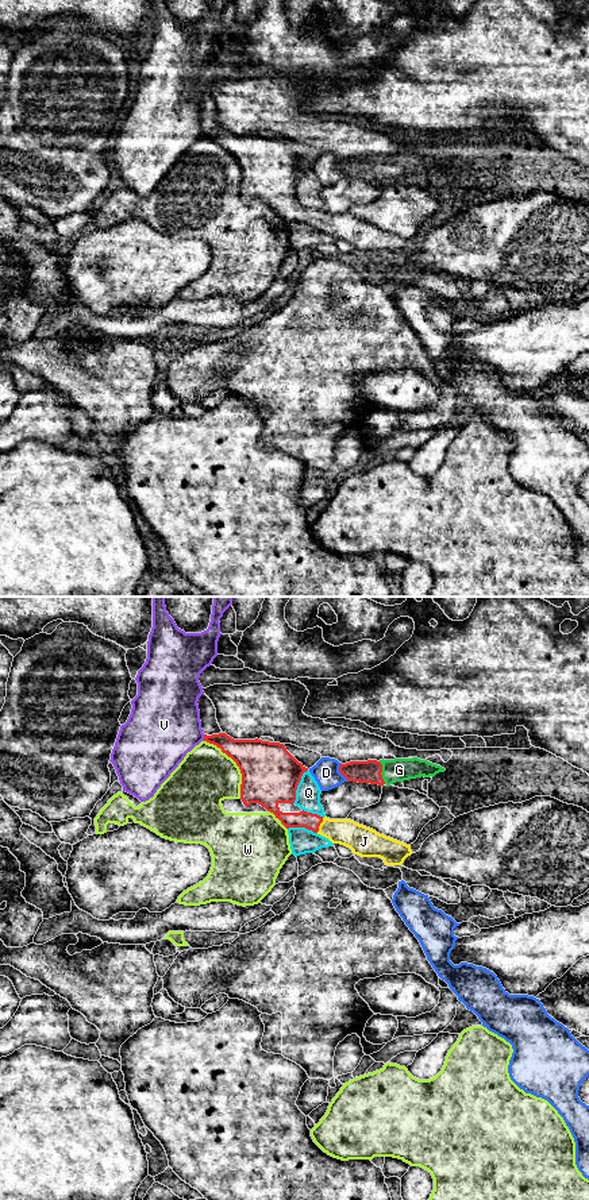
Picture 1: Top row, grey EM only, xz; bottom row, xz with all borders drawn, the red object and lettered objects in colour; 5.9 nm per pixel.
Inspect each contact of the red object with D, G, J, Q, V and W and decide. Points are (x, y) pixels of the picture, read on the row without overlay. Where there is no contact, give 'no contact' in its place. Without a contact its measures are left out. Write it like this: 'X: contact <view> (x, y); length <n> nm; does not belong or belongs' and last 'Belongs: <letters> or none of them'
D: contact xz (341, 168); length 120 nm; does not belong
G: contact xz (381, 166); length 140 nm; belongs
J: contact xz (319, 220); length 100 nm; belongs
Q: contact xz (297, 180); length 220 nm; does not belong
V: contact xz (204, 132); length 40 nm; does not belong
W: contact xz (237, 159); length 400 nm; does not belong
Belongs: G, J

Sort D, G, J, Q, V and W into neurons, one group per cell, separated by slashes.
D / G J / Q / V / W

